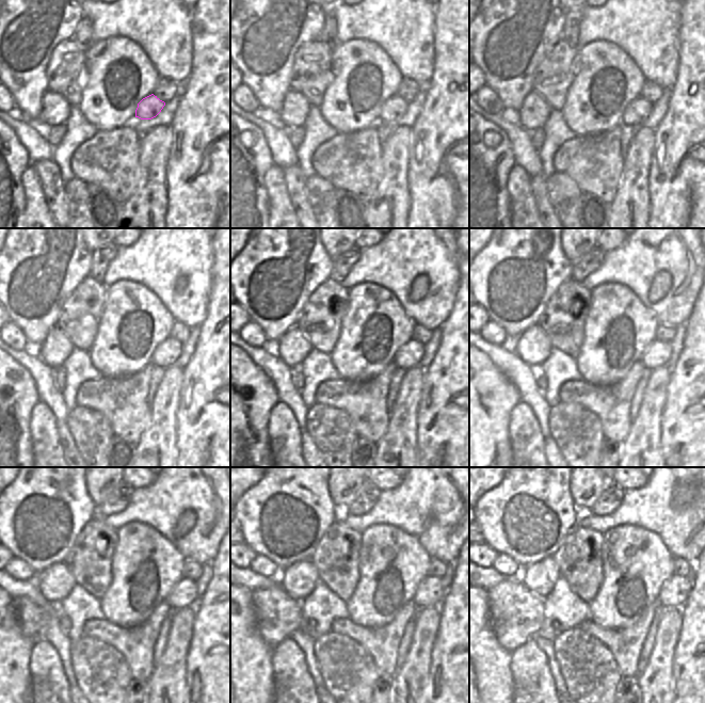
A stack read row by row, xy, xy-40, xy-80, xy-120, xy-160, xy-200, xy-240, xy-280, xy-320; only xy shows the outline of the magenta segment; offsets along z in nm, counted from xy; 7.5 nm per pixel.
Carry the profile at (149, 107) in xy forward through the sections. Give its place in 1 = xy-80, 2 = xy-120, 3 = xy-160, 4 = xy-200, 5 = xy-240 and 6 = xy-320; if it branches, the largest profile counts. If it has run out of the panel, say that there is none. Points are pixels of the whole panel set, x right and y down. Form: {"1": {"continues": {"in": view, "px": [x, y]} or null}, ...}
{"1": {"continues": {"in": "xy-80", "px": [639, 110]}}, "2": {"continues": {"in": "xy-120", "px": [165, 354]}}, "3": {"continues": {"in": "xy-160", "px": [410, 355]}}, "4": {"continues": {"in": "xy-200", "px": [658, 353]}}, "5": {"continues": {"in": "xy-240", "px": [185, 592]}}, "6": {"continues": {"in": "xy-320", "px": [674, 591]}}}

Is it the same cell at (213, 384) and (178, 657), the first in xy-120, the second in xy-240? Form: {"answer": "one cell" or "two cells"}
{"answer": "two cells"}

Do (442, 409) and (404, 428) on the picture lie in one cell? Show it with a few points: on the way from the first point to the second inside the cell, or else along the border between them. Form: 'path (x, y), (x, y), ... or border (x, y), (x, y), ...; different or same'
border (421, 397), (417, 411), (416, 447); different

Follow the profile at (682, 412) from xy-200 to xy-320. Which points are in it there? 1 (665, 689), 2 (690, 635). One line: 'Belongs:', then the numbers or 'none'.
Belongs: 2

